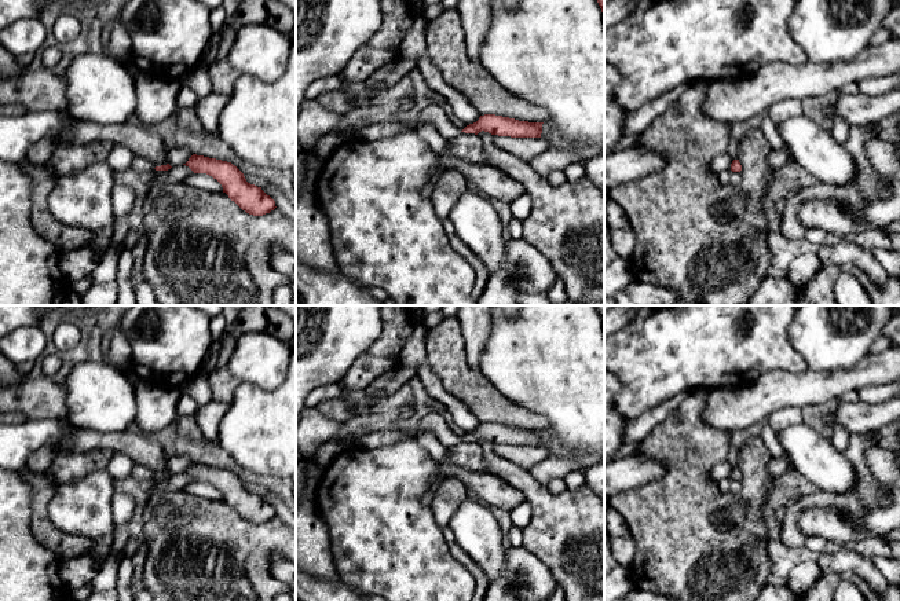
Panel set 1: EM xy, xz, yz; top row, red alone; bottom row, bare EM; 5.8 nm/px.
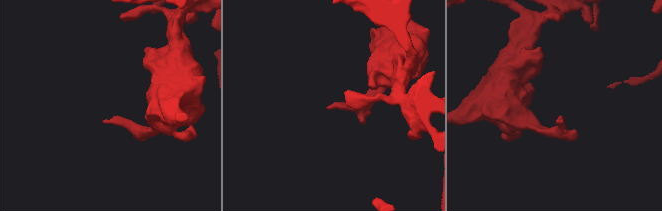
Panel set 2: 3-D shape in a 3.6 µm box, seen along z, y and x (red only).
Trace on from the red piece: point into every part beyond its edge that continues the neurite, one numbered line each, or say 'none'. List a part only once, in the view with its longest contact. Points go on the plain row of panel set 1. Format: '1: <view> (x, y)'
none

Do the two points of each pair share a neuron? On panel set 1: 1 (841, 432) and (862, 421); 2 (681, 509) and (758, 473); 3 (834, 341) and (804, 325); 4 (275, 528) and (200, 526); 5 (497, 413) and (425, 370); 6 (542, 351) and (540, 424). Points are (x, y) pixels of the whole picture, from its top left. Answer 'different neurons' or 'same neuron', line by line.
1: different neurons
2: same neuron
3: same neuron
4: same neuron
5: different neurons
6: different neurons

